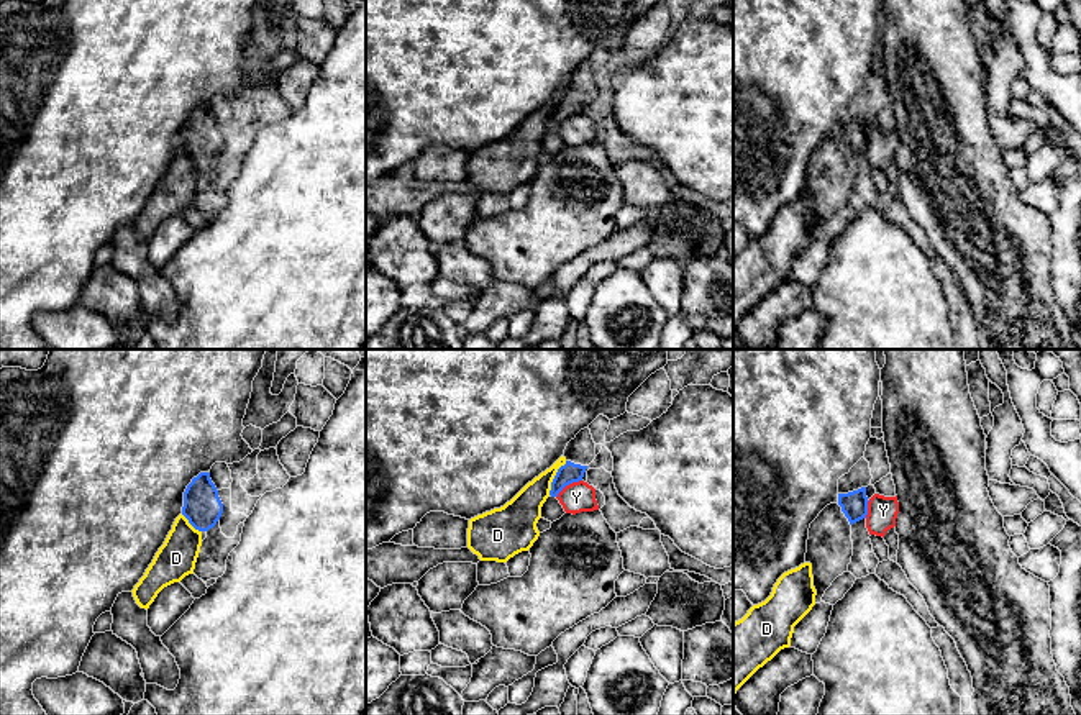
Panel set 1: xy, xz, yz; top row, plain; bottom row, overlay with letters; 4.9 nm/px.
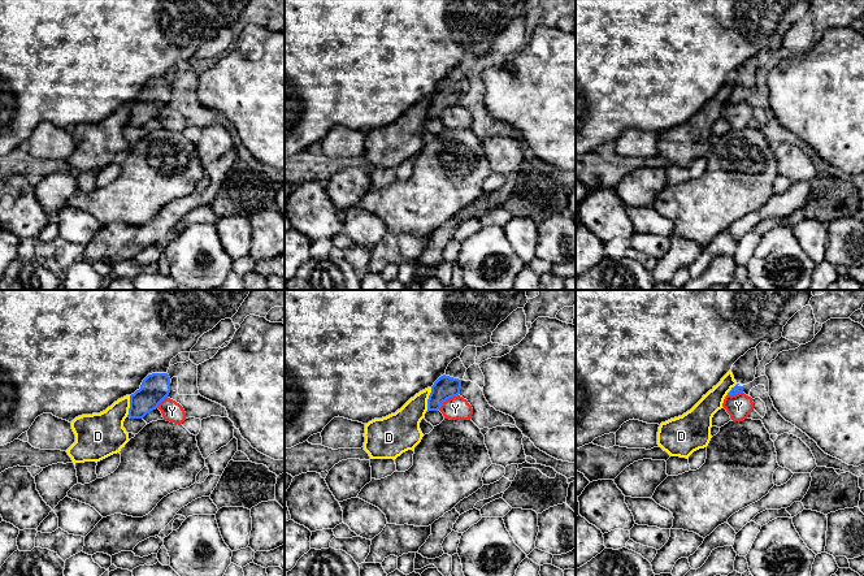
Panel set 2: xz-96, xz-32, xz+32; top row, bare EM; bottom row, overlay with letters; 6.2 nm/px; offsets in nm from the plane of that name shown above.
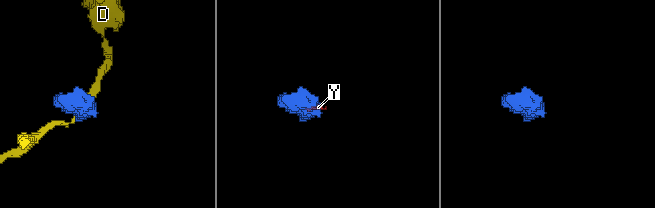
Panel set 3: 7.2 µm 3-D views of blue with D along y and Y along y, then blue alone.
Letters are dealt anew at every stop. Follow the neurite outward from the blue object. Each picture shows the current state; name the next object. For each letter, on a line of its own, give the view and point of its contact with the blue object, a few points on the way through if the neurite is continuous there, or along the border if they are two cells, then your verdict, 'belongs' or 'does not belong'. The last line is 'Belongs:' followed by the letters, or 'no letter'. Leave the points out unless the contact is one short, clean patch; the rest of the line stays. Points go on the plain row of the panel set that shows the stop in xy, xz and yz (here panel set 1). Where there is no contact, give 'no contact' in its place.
D: xz (555, 110) | does not belong
Y: xz (568, 117) | along xz (581, 112), (568, 117), (556, 130) | does not belong
Belongs: no letter

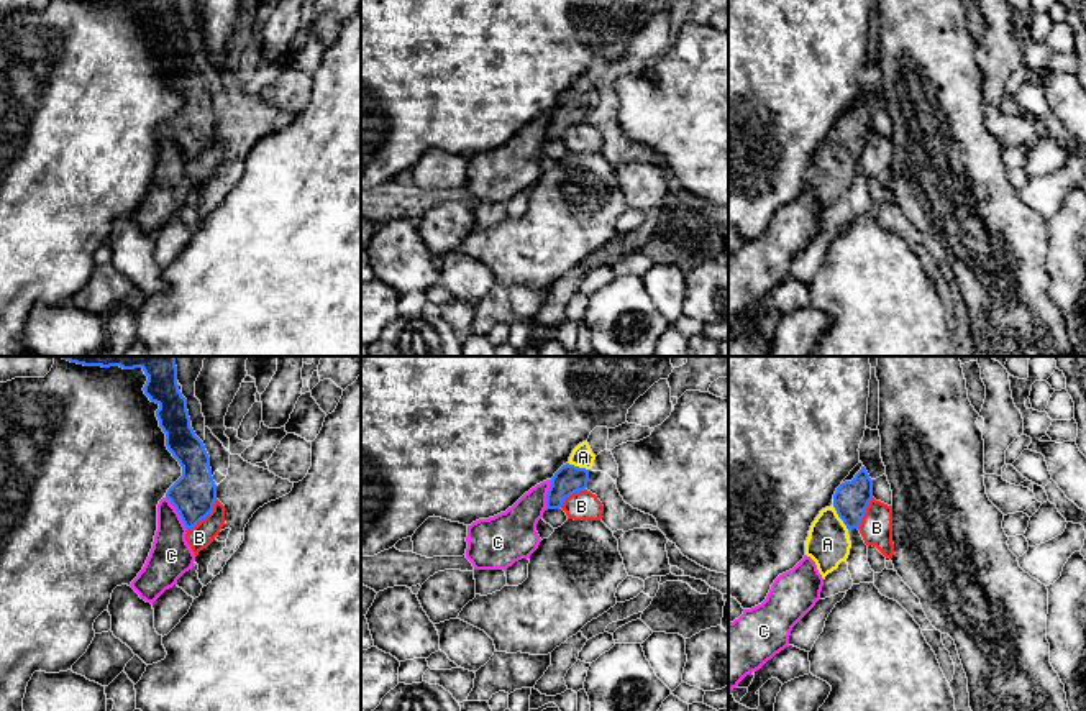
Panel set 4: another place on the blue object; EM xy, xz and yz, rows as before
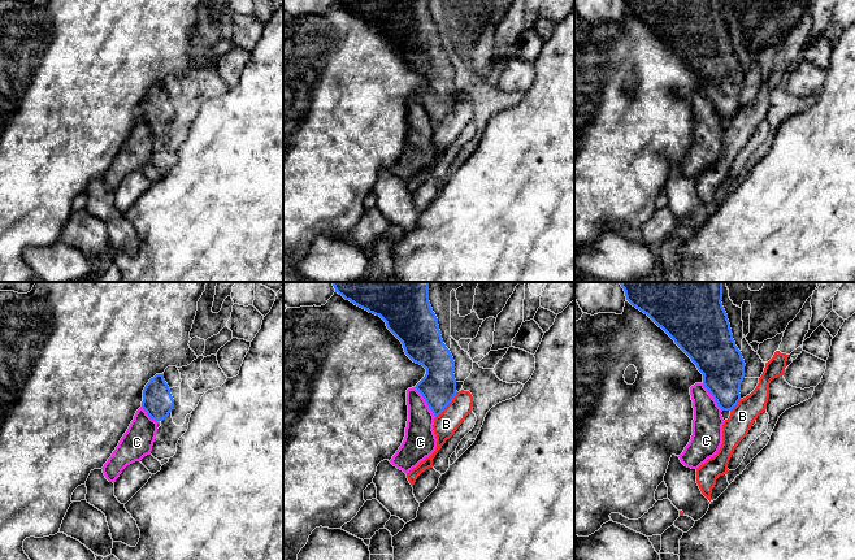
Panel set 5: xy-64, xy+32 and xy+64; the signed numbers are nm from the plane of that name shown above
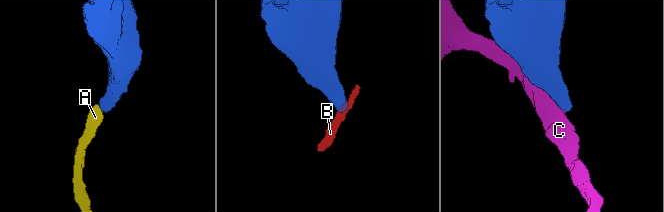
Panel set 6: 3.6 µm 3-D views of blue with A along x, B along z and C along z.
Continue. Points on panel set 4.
A: yz (839, 148) | across yz (852, 130), (850, 137), (839, 148), (829, 163), (827, 176) | belongs
B: xy (204, 150) | along xy (217, 132), (214, 140), (187, 161) | does not belong
C: xy (177, 143) | does not belong
Belongs: A

